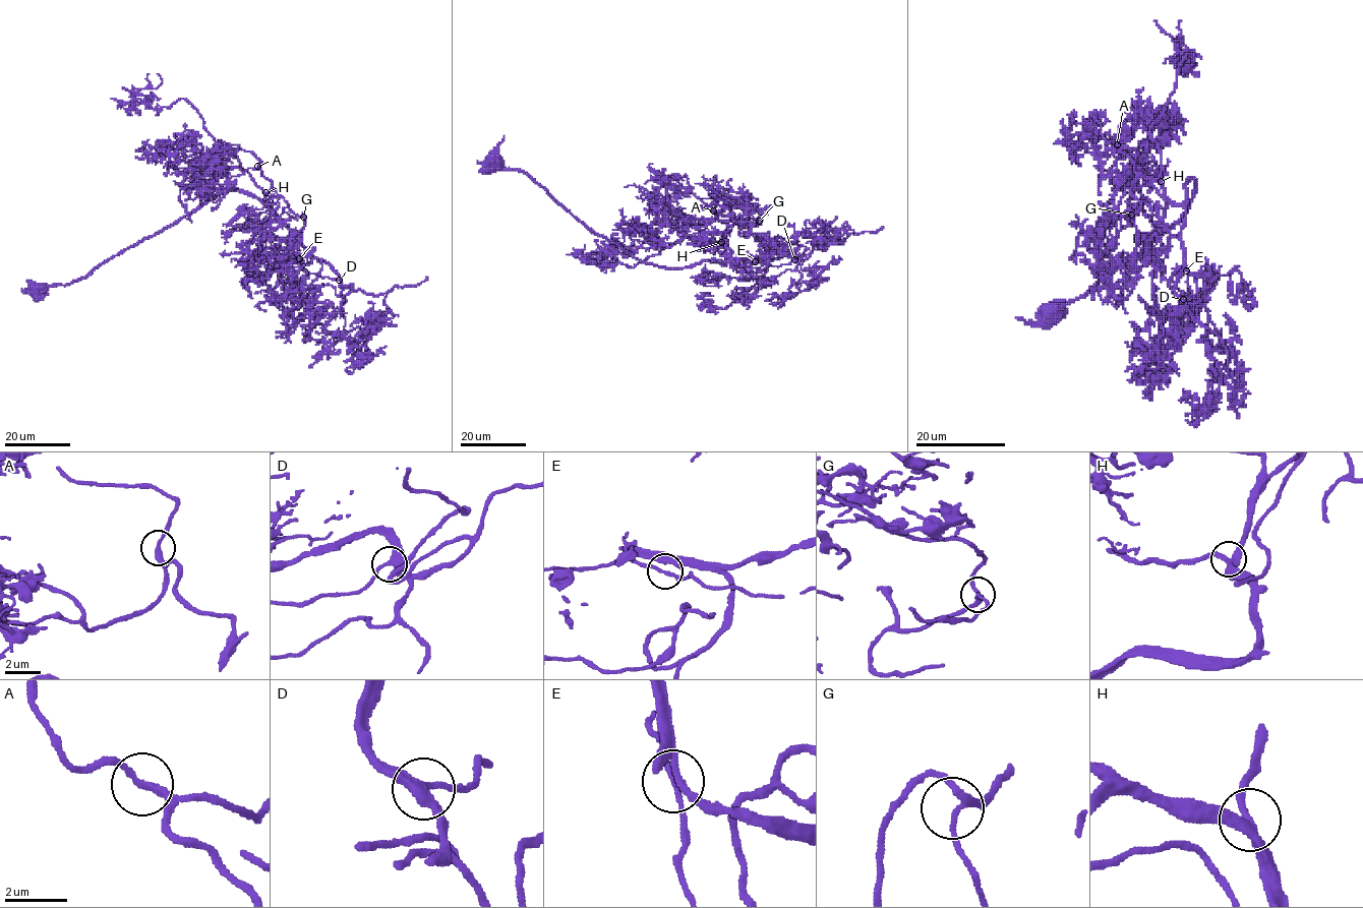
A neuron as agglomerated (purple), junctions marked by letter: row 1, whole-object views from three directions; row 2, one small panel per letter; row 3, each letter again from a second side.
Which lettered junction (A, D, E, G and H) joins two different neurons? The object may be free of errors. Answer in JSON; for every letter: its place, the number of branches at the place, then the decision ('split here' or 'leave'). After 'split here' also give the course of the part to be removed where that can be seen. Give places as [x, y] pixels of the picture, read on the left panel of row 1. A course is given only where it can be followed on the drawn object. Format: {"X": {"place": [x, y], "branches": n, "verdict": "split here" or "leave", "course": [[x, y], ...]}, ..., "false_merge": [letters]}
{"A": {"place": [257, 166], "branches": 2, "verdict": "leave"}, "D": {"place": [339, 280], "branches": 3, "verdict": "leave"}, "E": {"place": [299, 258], "branches": 2, "verdict": "leave"}, "G": {"place": [303, 217], "branches": 3, "verdict": "leave"}, "H": {"place": [265, 192], "branches": 3, "verdict": "leave"}, "false_merge": []}

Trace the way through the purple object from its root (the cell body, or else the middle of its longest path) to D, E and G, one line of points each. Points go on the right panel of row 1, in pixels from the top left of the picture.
D: (1055, 312), (1167, 231), (1187, 210), (1192, 179), (1185, 184), (1185, 266), (1175, 289), (1183, 299)
E: (1055, 312), (1167, 231), (1187, 210), (1192, 179), (1185, 184), (1185, 266), (1175, 289), (1188, 299), (1186, 269)
G: (1055, 312), (1167, 231), (1187, 210), (1194, 180), (1183, 204), (1149, 184), (1132, 187), (1140, 206), (1131, 215)

